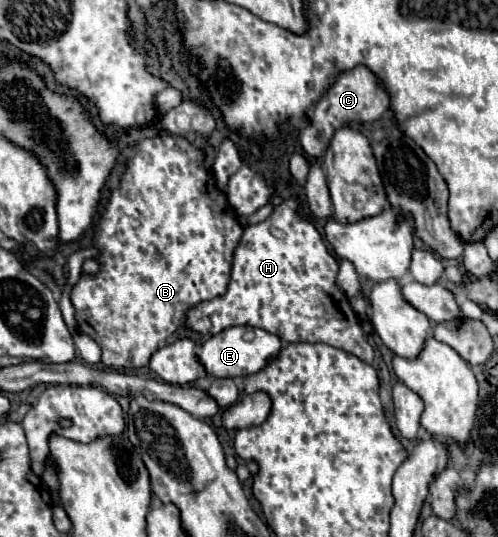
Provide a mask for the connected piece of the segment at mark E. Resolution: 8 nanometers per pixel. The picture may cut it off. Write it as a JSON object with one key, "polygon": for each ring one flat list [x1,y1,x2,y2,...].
{"polygon":[[228,327,224,331,220,331,218,335,212,335,200,347,198,361,206,369,208,377,246,377,246,375,258,373,266,365,266,359,280,351,282,341,280,341,278,335,268,333,264,329,252,329,254,331,254,339,246,341,244,339,246,331,248,331,248,327]]}

